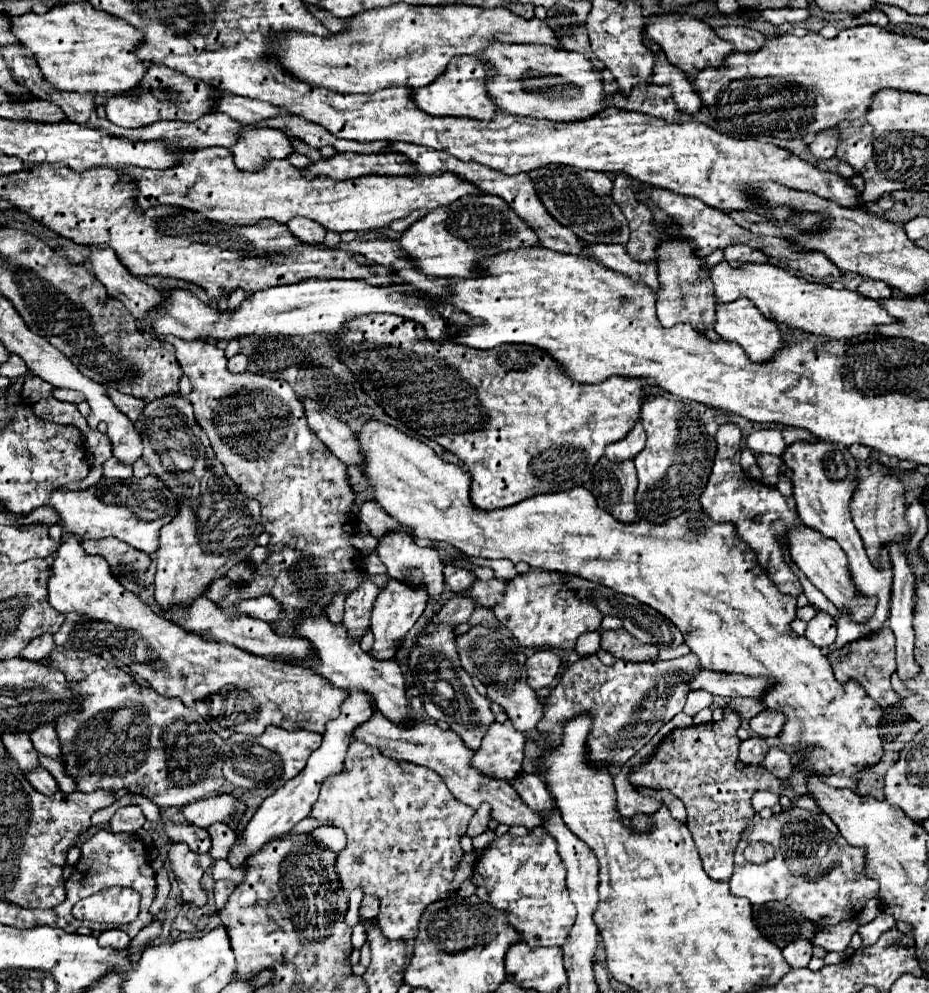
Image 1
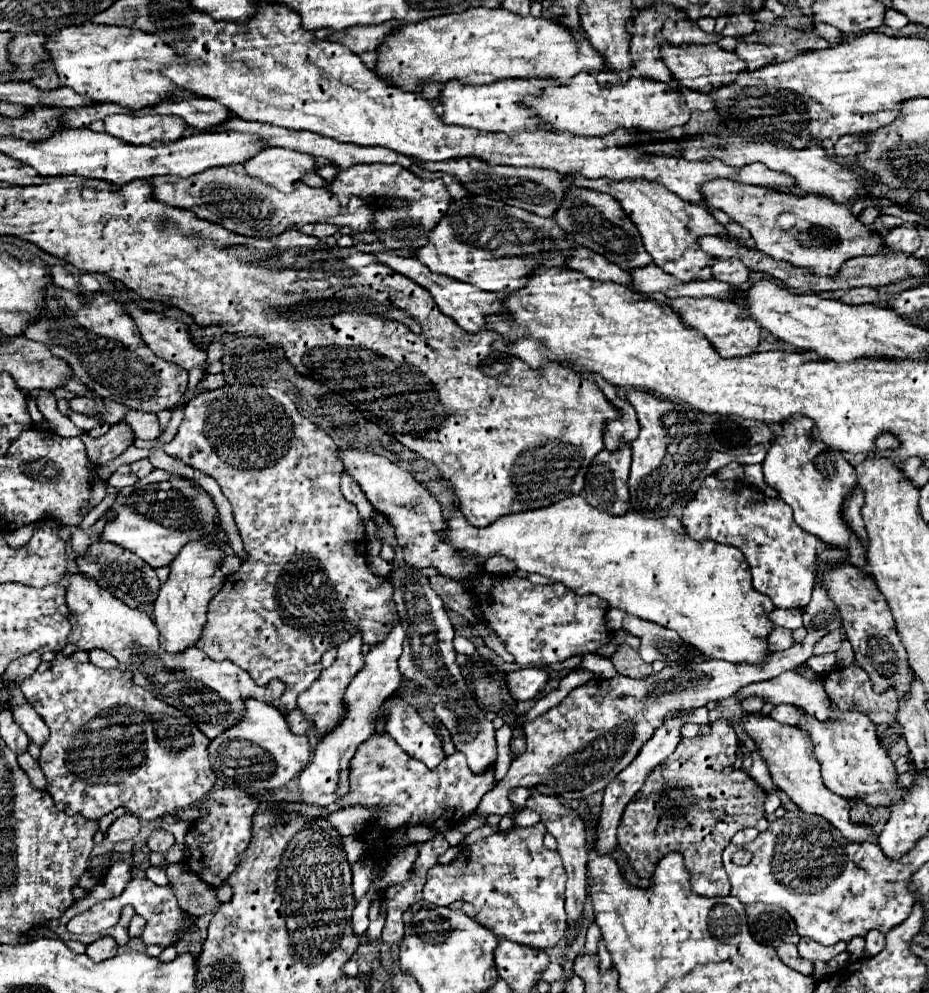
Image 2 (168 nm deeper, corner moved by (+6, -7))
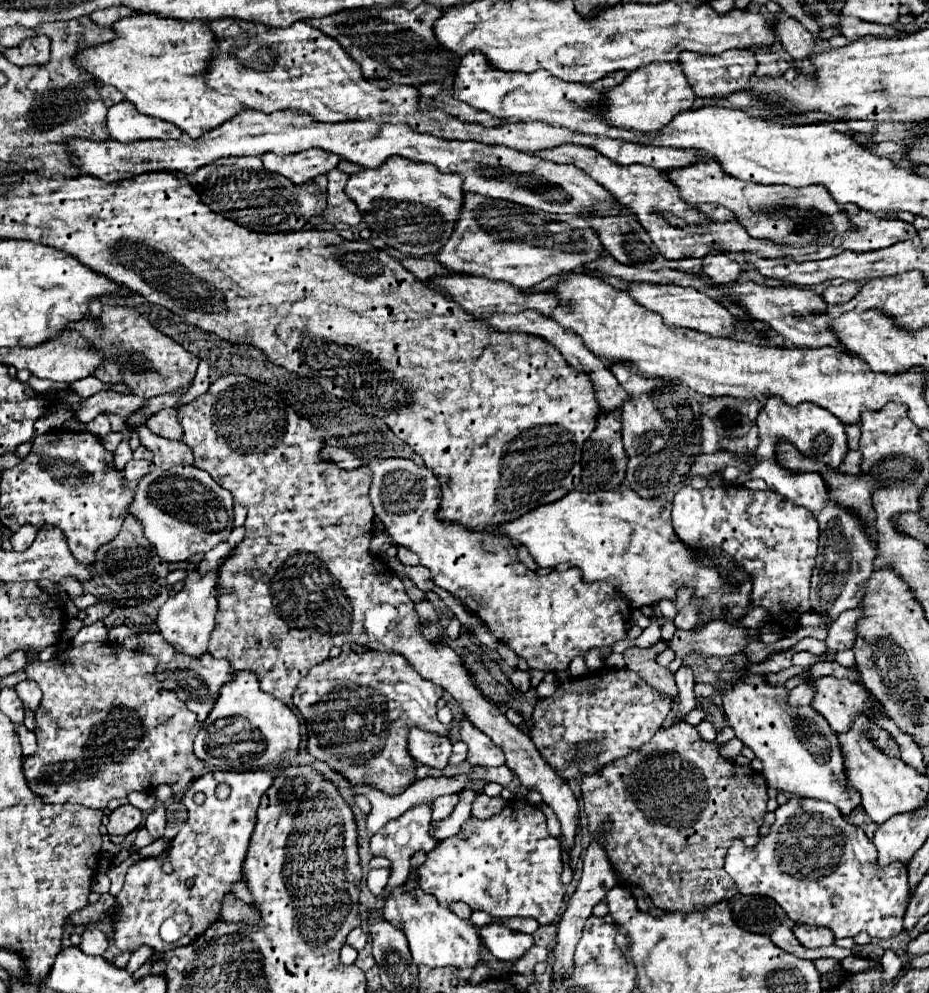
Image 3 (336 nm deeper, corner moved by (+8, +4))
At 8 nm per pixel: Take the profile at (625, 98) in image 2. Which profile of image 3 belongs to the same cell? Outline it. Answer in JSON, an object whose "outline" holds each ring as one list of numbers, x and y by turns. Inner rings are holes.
{"outline":[[652,63,652,73,644,71,642,67,628,73,620,85,606,89,604,103,590,107,590,111,614,127,648,133,662,129,672,121,674,115,690,109,694,99,696,95,678,63]]}

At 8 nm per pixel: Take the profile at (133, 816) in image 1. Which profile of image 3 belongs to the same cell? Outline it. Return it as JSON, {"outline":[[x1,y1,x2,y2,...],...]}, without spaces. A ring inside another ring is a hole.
{"outline":[[120,805,116,811,110,813,108,817,108,833,110,835,128,835,130,831,134,831,140,821,142,821,142,811,136,809,134,805]]}

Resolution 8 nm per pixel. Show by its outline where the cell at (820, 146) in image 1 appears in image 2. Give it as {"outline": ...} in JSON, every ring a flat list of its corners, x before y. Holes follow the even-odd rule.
{"outline":[[842,136,834,144,834,154,836,156,856,156,856,154,862,154,864,148,866,148,864,138,860,138,860,136]]}

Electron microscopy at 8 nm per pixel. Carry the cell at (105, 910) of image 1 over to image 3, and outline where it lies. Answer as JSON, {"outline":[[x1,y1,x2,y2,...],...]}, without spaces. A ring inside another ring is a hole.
{"outline":[[208,771,208,773,204,773,202,777,198,777,194,783,192,783,192,787,188,787,188,791,184,793,184,797,182,797,182,803,186,805,186,809,188,809,188,821,184,823,184,827,180,829,180,833,174,837,174,841,172,841,172,845,170,845,170,849,168,849,168,857,174,861,174,871,168,875,168,873,164,873,162,869,160,869,160,859,142,859,142,861,138,861,138,863,134,863,130,869,128,869,128,873,126,873,126,881,124,881,124,887,122,887,122,891,116,895,116,903,118,903,118,907,120,907,120,917,118,917,118,921,114,923,114,941,116,941,116,945,118,945,118,949,120,951,136,951,140,945,150,945,154,951,158,951,158,953,164,953,164,951,168,951,168,949,174,949,176,945,180,945,180,943,164,943,162,939,160,939,160,935,158,935,158,929,160,929,160,923,164,921,164,919,168,919,168,917,172,917,174,913,188,913,190,915,190,921,192,921,192,929,188,931,188,935,186,935,186,943,182,943,182,945,188,945,188,943,192,943,200,933,204,933,204,929,208,927,208,923,210,923,210,907,214,905,214,901,218,901,220,903,220,899,222,899,222,895,224,893,230,893,230,883,234,883,234,881,240,881,242,879,242,861,244,861,244,857,246,857,246,851,248,851,248,841,250,841,250,835,252,835,252,831,254,831,254,823,256,823,256,809,258,809,258,803,260,803,260,797,264,795,264,791,268,789,272,785,272,777,266,773,266,771,246,771,246,773,236,773,236,771],[220,781,226,781,228,785,230,785,230,789,232,789,232,793,230,793,230,797,226,799,226,801,220,801,220,799,216,799,216,795,214,795,214,789,216,789,216,785,220,783],[198,791,202,791,204,795,206,795,206,801,202,803,202,805,196,805,194,803,194,793,198,793],[188,879,192,879,194,881,194,887,186,887,186,881],[174,887,174,889,172,889]]}

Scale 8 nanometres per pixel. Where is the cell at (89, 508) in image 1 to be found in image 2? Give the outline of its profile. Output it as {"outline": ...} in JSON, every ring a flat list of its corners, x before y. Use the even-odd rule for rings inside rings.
{"outline":[[152,470,136,486,118,490,112,510,116,510,116,520,108,522,102,540,132,550,152,568,170,566,184,544,202,540,218,526,218,508,212,496,194,482,166,470]]}

